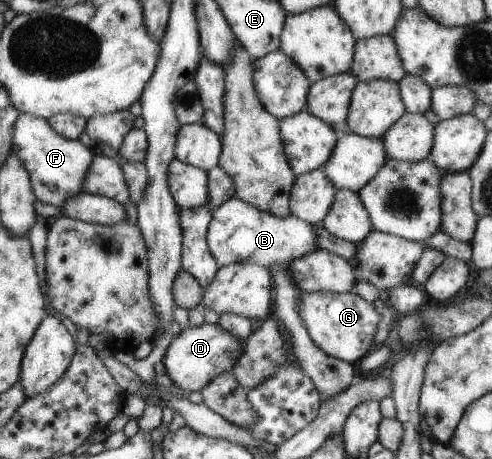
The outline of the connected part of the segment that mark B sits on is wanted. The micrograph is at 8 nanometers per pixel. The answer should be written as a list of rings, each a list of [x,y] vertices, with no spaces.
[[[235,196],[212,210],[205,237],[208,250],[219,267],[248,261],[250,264],[270,268],[288,263],[317,248],[313,226],[311,228],[307,222],[301,221],[292,213],[283,217],[270,214]]]

